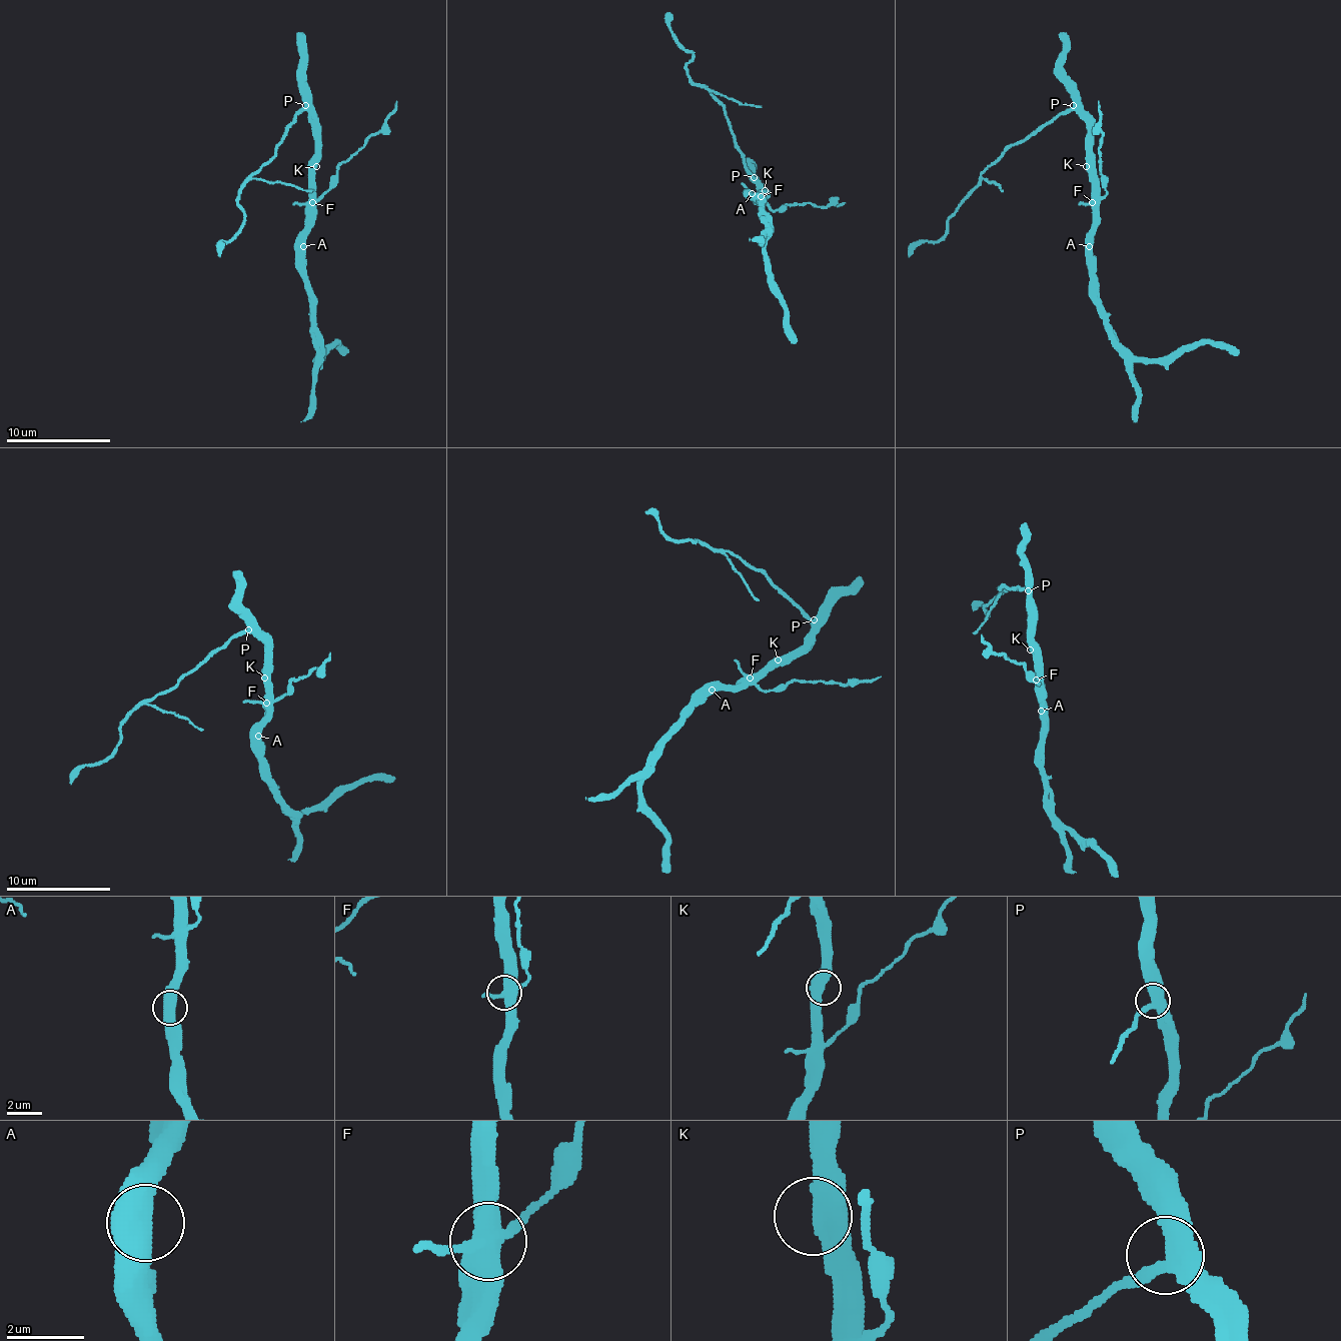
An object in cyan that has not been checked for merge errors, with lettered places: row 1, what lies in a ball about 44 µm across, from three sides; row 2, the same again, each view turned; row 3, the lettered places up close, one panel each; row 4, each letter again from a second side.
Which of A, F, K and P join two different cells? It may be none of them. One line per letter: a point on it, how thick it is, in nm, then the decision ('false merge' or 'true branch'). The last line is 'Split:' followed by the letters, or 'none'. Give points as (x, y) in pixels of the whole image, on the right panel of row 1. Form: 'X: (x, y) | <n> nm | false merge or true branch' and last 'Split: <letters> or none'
A: (1089, 246) | 600 nm | true branch
F: (1092, 202) | 480 nm | false merge
K: (1086, 166) | 550 nm | true branch
P: (1073, 105) | 420 nm | true branch
Split: F

